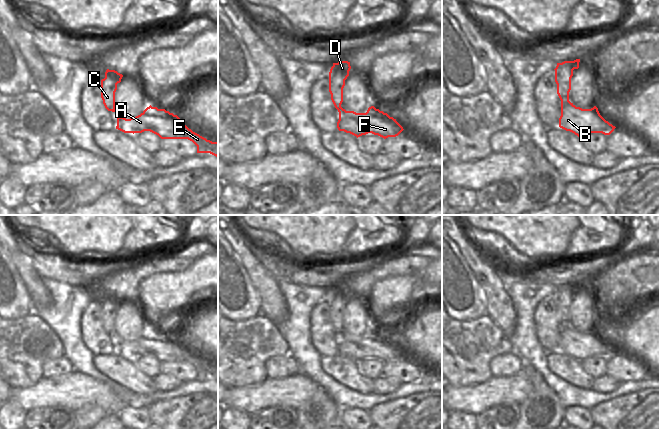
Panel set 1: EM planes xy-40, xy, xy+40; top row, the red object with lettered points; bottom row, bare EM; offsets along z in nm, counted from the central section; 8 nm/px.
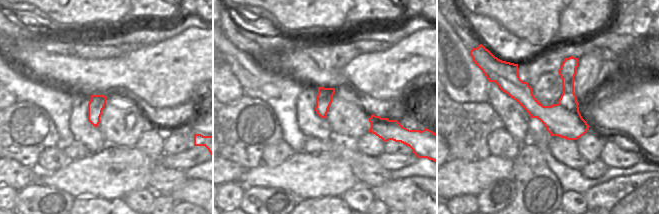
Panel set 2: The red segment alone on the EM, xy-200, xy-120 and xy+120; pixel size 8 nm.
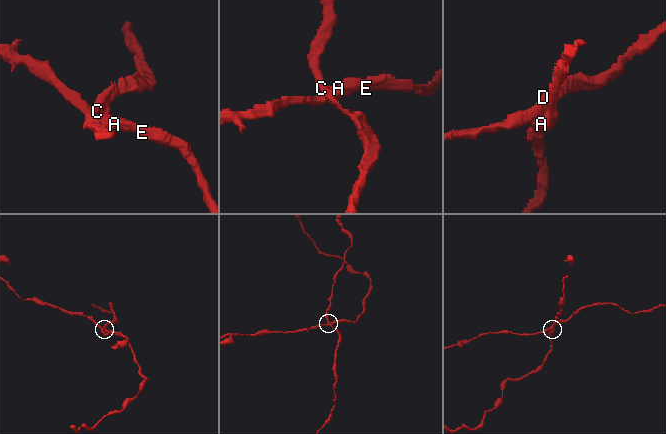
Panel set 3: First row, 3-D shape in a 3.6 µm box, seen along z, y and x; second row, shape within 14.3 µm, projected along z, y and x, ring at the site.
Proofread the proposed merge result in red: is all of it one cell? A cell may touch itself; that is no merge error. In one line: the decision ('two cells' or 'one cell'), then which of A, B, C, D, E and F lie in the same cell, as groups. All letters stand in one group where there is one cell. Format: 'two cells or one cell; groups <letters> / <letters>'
two cells; groups A B E F / C D

